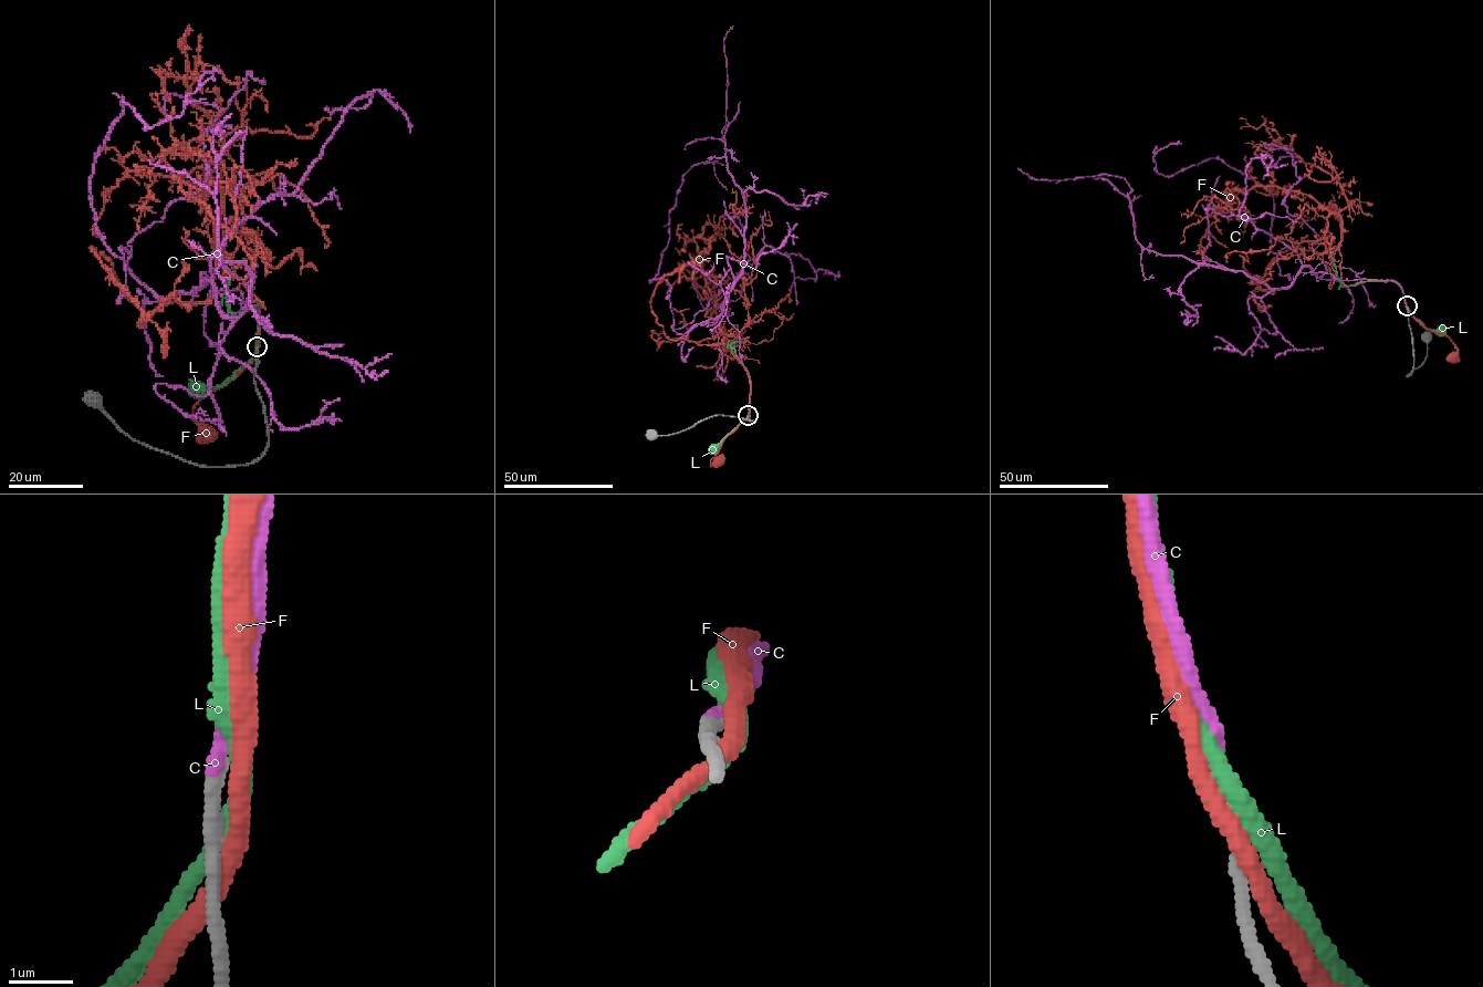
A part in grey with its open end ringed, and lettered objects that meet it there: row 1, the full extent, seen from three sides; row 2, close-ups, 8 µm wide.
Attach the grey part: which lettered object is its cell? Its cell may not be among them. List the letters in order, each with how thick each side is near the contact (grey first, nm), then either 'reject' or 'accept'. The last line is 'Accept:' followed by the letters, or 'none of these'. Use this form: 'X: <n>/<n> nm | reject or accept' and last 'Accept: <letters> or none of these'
C: 280/240 nm | accept
F: 260/280 nm | reject
L: 320/280 nm | reject
Accept: C

